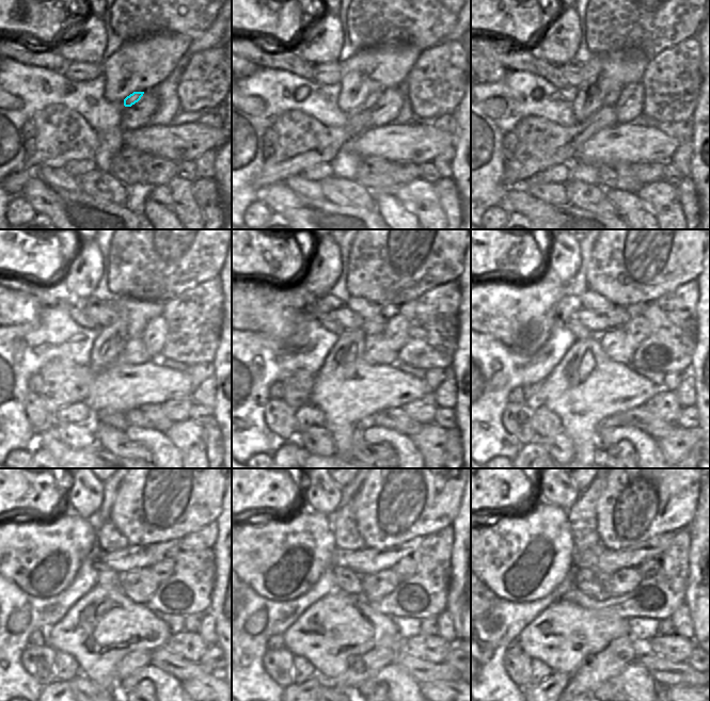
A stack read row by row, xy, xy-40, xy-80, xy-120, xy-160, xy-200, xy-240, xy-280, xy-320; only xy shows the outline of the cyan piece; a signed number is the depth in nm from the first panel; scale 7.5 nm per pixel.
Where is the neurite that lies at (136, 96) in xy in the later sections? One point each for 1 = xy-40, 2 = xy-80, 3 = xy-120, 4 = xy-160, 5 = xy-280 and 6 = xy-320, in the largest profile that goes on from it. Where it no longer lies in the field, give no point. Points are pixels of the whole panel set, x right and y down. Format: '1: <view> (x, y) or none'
1: xy-40 (373, 98)
2: xy-80 (612, 96)
3: xy-120 (137, 323)
4: xy-160 (375, 322)
5: xy-280 (343, 523)
6: xy-320 (582, 514)

